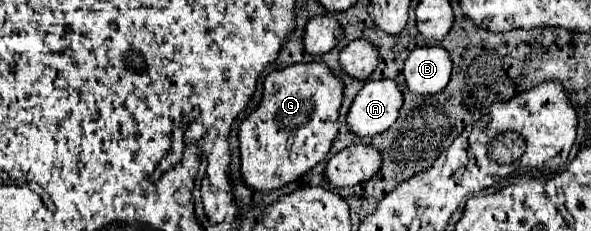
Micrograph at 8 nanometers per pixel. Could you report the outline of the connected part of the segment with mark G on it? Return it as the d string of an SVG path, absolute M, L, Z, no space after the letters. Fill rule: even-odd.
M322 62L272 70L264 78L262 102L242 120L238 130L242 182L256 192L272 192L298 180L324 160L338 132L336 120L342 104L342 88L342 80Z

